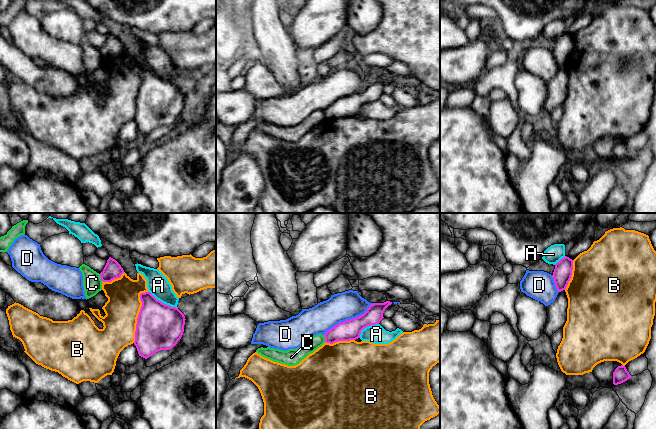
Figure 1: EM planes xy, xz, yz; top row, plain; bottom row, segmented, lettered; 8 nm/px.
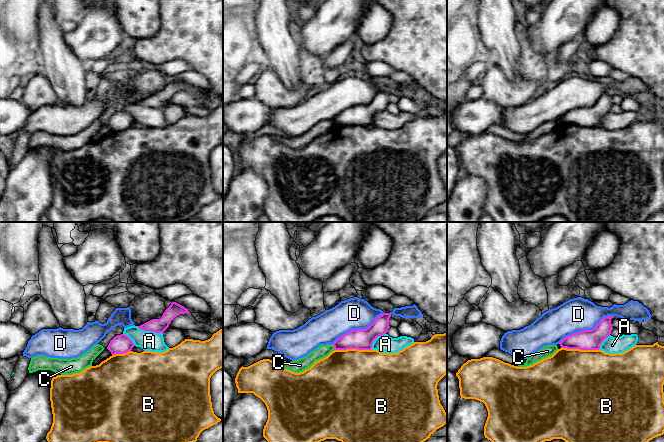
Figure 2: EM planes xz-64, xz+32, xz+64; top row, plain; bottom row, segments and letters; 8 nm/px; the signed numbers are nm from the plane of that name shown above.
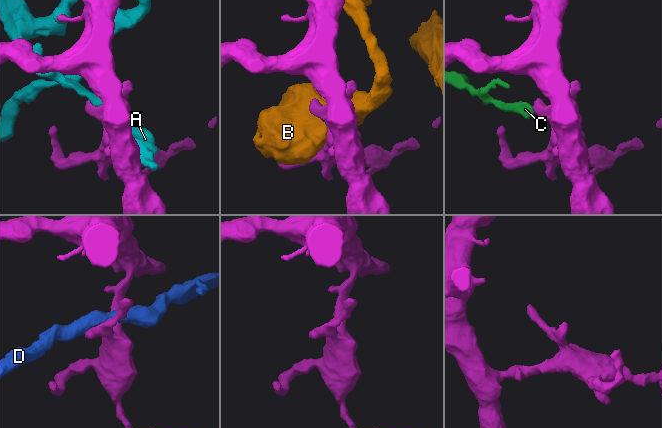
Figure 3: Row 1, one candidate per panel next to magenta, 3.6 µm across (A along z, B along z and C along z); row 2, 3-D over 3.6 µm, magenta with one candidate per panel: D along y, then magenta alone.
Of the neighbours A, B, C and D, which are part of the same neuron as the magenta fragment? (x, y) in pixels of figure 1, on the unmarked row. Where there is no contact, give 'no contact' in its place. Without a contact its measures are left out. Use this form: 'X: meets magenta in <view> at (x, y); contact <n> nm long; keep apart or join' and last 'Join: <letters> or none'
A: meets magenta in xy at (163, 79); contact 280 nm long; keep apart
B: meets magenta in xy at (139, 90); contact 440 nm long; keep apart
C: meets magenta in xy at (100, 52); contact 60 nm long; keep apart
D: meets magenta in xz at (348, 96); contact 480 nm long; keep apart
Join: none

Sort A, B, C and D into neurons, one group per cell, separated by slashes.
A / B / C / D

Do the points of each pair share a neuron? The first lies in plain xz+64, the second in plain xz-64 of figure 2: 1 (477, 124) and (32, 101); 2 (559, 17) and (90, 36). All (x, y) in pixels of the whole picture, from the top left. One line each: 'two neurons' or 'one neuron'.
1: two neurons
2: one neuron

